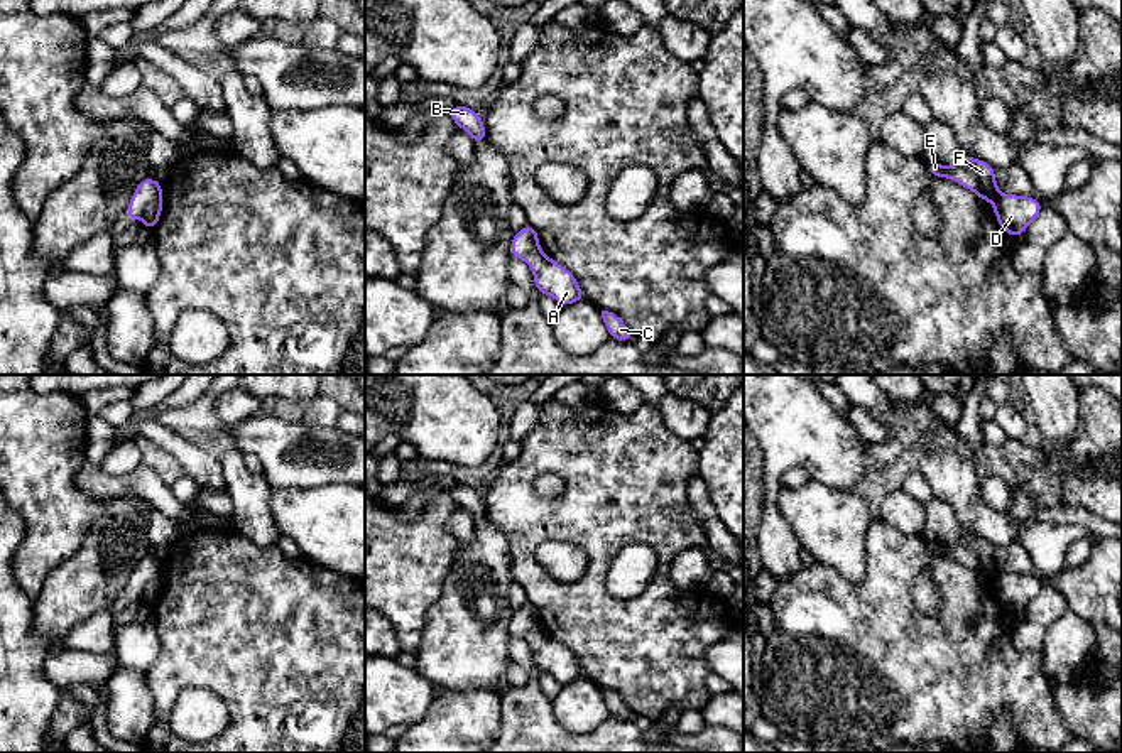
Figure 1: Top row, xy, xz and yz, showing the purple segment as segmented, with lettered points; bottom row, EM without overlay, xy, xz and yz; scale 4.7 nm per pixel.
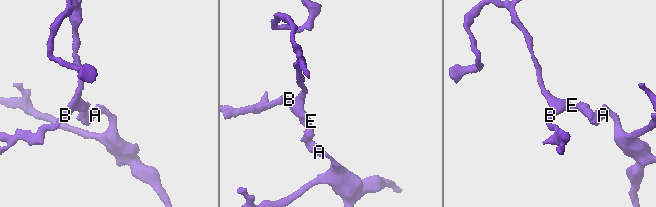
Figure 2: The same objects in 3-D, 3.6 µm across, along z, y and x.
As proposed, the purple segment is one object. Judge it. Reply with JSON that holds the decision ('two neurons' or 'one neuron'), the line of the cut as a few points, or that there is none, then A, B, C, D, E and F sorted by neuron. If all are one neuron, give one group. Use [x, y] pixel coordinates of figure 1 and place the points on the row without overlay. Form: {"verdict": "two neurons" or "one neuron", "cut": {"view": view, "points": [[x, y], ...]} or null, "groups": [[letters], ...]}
{"verdict": "two neurons", "cut": {"view": "xy", "points": [[161, 574], [139, 595]]}, "groups": [["A", "C", "D"], ["B", "E", "F"]]}

